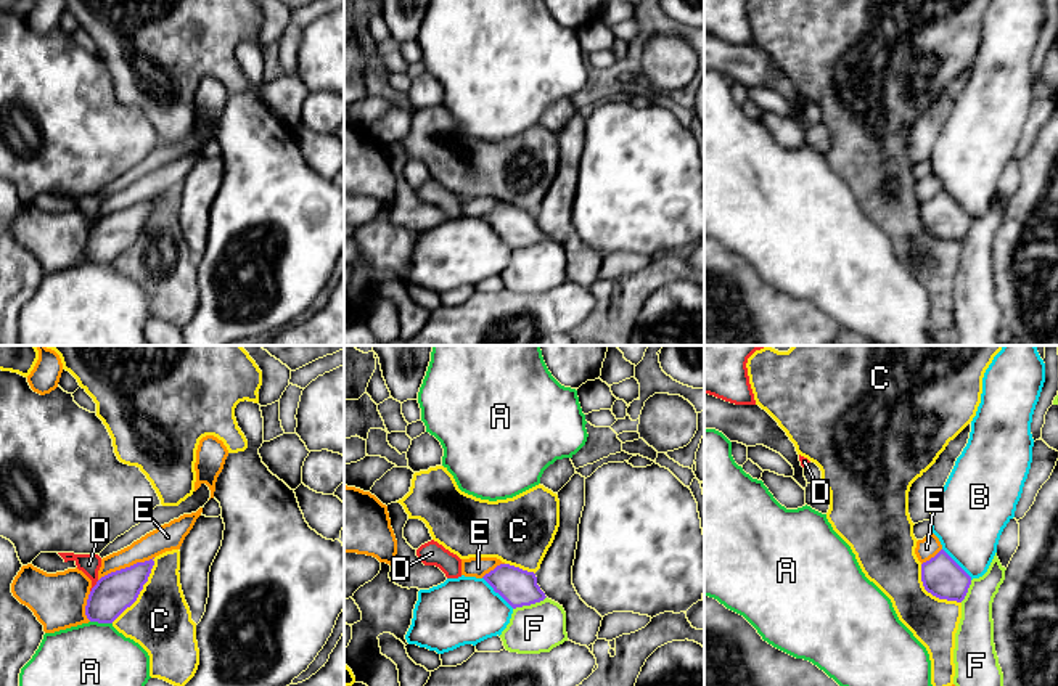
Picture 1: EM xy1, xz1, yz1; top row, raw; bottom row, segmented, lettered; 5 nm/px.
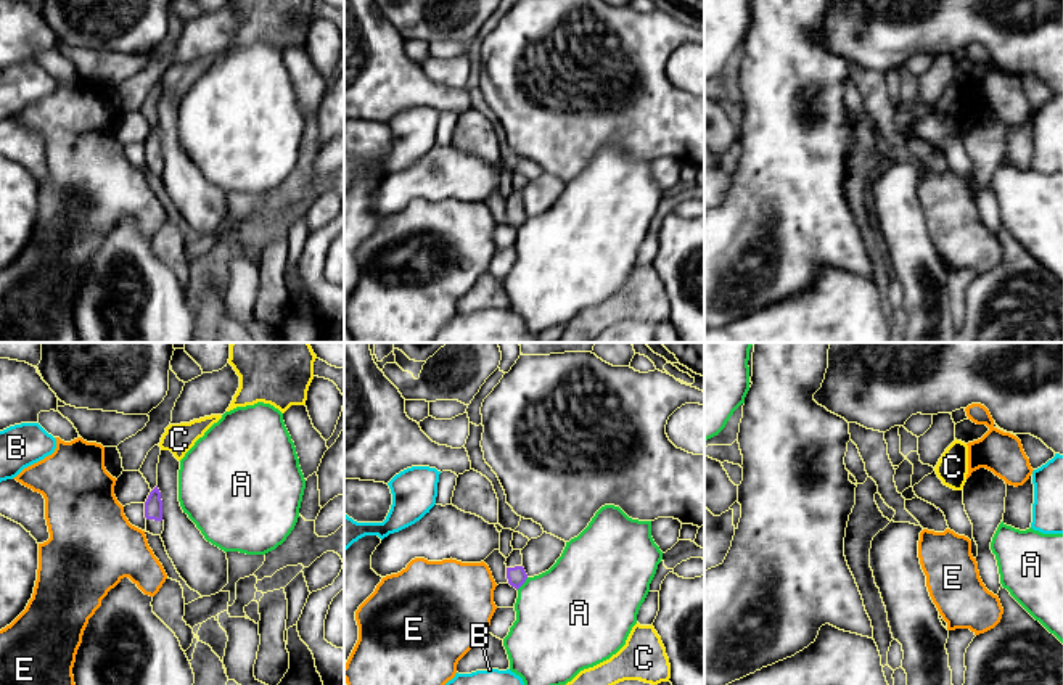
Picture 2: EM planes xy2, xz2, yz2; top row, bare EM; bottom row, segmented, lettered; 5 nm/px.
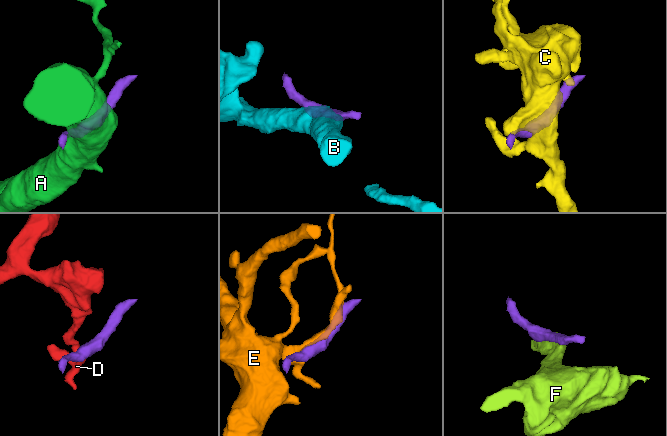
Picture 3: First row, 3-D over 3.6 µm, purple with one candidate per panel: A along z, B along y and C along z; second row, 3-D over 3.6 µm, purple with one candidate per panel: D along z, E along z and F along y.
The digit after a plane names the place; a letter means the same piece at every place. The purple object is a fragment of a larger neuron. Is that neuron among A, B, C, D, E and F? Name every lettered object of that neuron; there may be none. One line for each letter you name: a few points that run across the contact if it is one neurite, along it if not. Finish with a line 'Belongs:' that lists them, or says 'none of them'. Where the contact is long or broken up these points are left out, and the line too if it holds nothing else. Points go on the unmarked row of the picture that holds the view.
Belongs: none of them

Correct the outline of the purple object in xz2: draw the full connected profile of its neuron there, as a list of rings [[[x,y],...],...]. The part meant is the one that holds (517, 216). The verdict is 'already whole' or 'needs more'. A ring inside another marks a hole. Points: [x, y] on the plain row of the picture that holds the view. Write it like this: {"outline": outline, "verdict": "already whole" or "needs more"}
{"outline": [[[513,190],[507,198],[505,204],[508,224],[518,230],[527,219],[527,214],[523,207],[521,190]]], "verdict": "needs more"}

